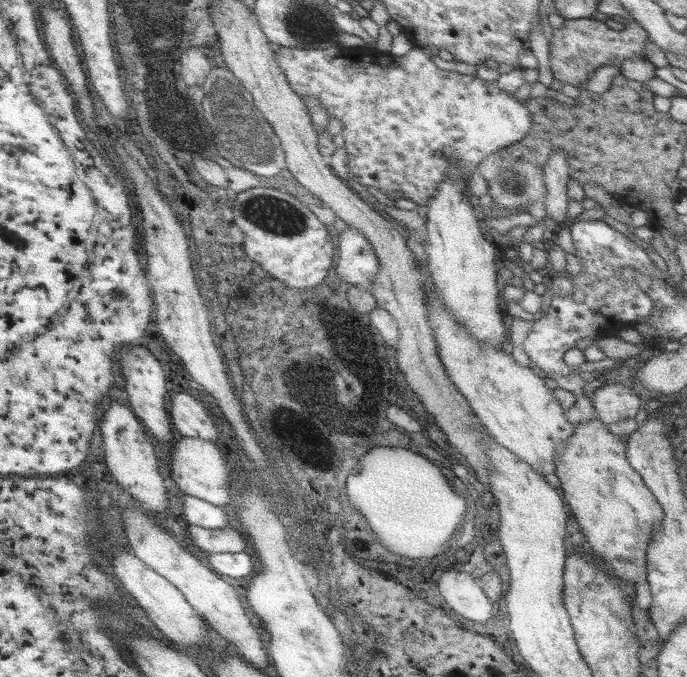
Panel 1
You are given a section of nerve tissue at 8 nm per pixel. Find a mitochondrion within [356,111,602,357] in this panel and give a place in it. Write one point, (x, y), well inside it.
(508, 177)

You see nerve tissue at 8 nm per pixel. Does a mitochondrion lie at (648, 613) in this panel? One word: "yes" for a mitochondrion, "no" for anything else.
no

